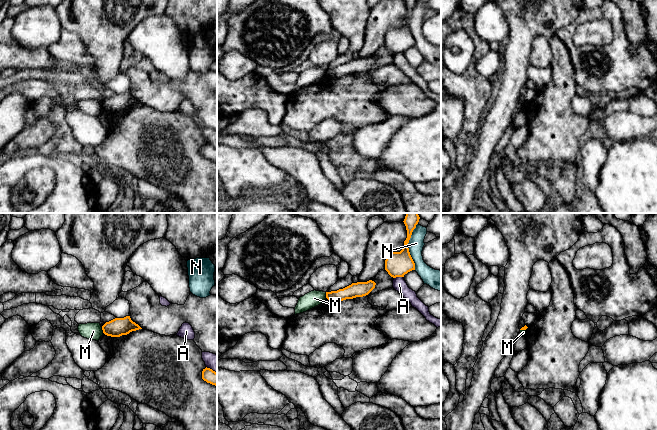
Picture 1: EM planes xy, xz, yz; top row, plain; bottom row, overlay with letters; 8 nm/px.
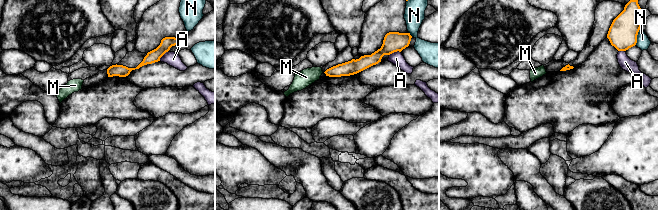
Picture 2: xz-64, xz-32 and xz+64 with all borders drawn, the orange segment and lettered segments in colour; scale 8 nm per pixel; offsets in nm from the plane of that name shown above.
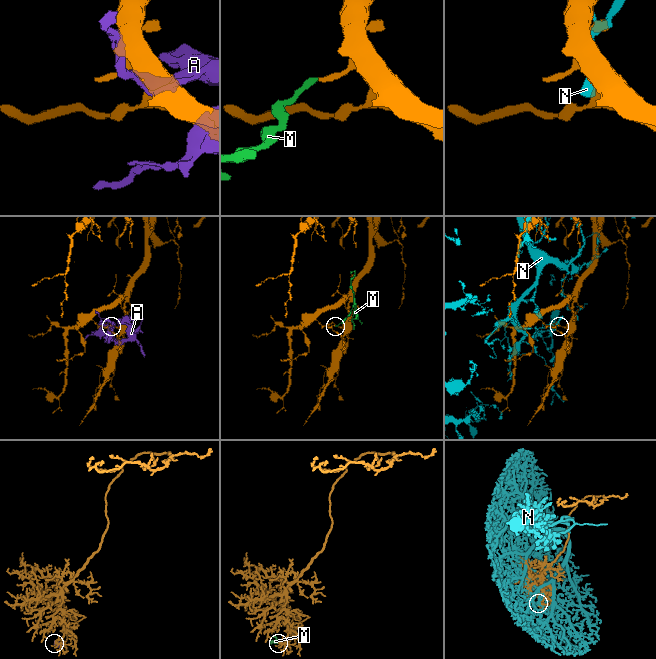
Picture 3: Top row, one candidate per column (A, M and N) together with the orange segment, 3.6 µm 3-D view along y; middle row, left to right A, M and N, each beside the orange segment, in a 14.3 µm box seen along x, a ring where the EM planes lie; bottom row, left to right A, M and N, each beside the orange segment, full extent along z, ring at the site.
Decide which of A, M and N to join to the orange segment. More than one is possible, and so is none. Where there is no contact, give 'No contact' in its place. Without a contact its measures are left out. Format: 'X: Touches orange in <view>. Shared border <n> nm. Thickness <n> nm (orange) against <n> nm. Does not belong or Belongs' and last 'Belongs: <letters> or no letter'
A: Touches orange in xz. Shared border 70 nm. Thickness 200 nm (orange) against 110 nm. Does not belong
M: Touches orange in xz. Shared border 60 nm. Thickness 120 nm (orange) against 130 nm. Does not belong
N: Touches orange in xz. Shared border 360 nm. Thickness 200 nm (orange) against 130 nm. Does not belong
Belongs: no letter

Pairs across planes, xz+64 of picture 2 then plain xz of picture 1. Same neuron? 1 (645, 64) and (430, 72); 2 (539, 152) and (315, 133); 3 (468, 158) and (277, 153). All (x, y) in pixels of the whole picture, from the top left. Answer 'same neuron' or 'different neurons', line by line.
1: same neuron
2: different neurons
3: different neurons

